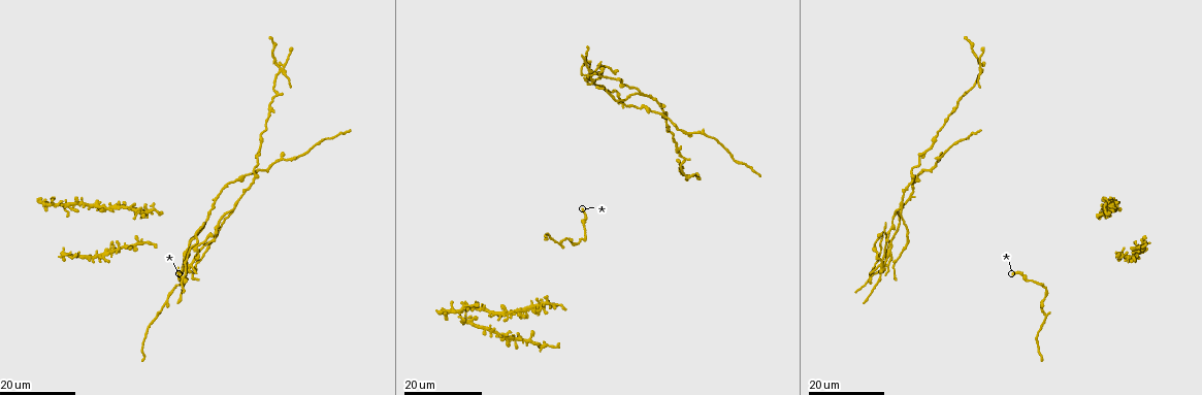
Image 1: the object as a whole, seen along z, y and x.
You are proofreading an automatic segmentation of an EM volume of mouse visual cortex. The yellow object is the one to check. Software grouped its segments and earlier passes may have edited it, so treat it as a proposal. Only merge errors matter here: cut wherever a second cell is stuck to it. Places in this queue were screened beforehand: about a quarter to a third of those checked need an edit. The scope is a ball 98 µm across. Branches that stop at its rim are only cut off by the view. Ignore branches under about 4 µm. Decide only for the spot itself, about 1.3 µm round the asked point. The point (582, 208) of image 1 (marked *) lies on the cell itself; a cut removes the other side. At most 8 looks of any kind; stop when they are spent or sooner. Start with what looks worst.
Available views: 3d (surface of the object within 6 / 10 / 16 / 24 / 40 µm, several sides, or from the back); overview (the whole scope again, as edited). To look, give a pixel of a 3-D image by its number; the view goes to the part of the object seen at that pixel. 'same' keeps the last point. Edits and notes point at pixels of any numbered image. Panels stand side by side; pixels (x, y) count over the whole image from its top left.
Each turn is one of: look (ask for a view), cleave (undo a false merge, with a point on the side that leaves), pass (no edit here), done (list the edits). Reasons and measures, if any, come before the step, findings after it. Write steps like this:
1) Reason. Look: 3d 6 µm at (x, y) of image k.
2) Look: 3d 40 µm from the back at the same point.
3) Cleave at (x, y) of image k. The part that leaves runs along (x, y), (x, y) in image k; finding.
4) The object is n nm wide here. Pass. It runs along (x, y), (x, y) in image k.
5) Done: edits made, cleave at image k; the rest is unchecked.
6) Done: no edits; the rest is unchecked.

Looks like a crossing. Look: 3d 24 µm at (282, 68) of image 1.

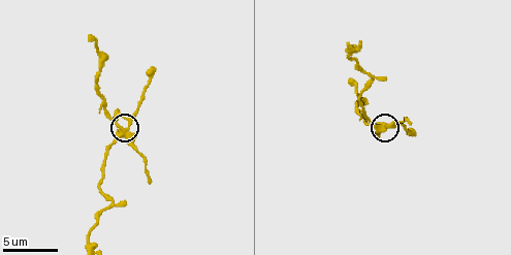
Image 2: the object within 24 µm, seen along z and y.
Closer look. Look: 3d 10 µm at (383, 124) of image 2.

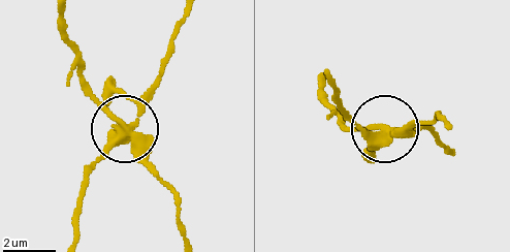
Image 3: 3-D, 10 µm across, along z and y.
The object is 290 nm wide here. Cleave at (98, 105) of image 3. A second cell is stuck on.

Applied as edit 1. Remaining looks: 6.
Look: overview.

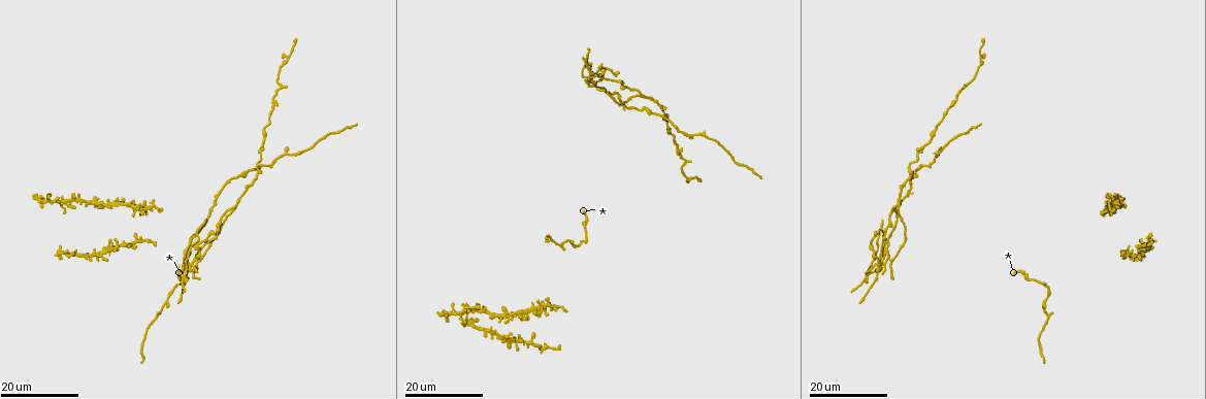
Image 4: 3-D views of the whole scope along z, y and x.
Arms part here. Look: 3d 16 µm at (193, 263) of image 4.

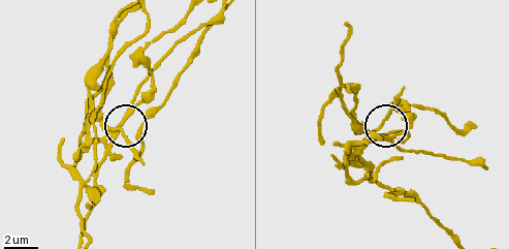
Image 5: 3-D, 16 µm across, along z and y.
Closer look. Look: 3d 6 µm at (118, 128) of image 5.

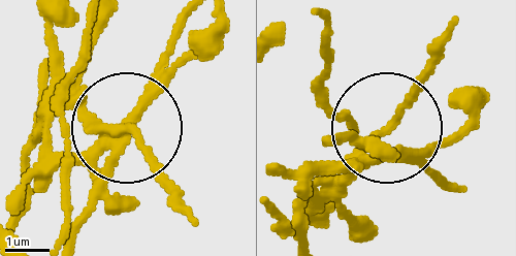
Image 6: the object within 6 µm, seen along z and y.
The object is 240 nm wide here. Cleave at (179, 64) of image 6. A second cell is stuck on.

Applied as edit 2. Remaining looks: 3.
Look: overview.

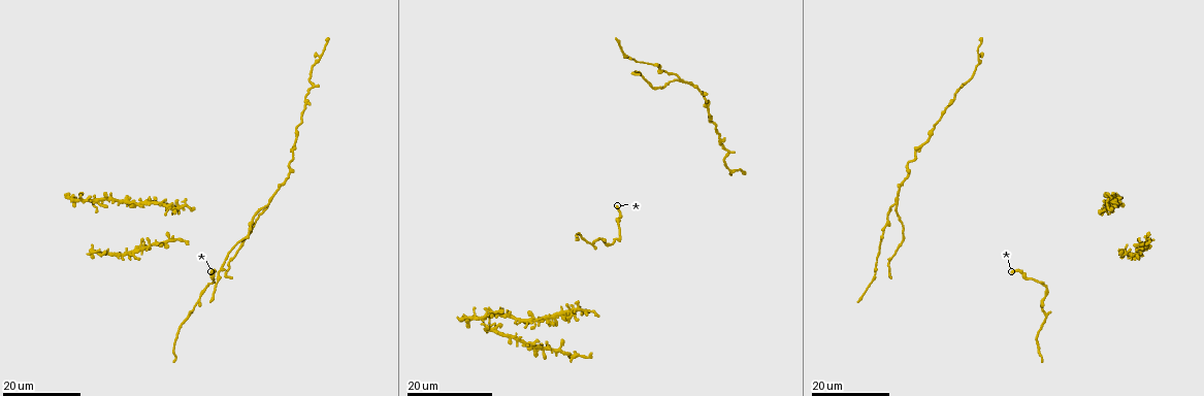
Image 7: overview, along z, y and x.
Look: 3d 24 µm at (725, 151) of image 7.

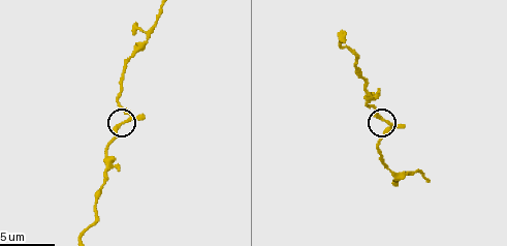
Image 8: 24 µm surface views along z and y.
Look: 3d 10 µm at (386, 123) of image 8.

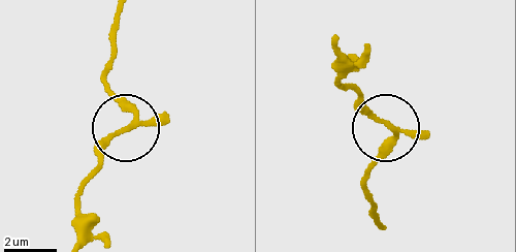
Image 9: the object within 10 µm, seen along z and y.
3 arms meet here. Pass. It runs along (76, 235), (82, 183), (132, 123), (132, 112), (110, 85) in image 9; continuous, no second cell.

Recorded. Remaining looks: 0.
Done: edits made, cleave at image 3, cleave at image 6; the rest is unchecked.

